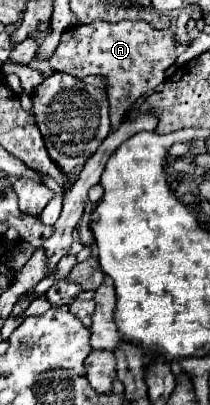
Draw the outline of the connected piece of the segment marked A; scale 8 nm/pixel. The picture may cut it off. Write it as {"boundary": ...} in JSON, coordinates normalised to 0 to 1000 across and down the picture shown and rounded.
{"boundary":[[[443,52],[300,77],[290,106],[233,146],[252,175],[300,175],[348,190],[490,185],[510,195],[510,230],[529,259],[529,319],[567,319],[614,264],[700,225],[738,225],[786,200],[786,170],[890,121],[881,106],[833,106],[814,72],[748,77],[690,52],[500,57]]]}

